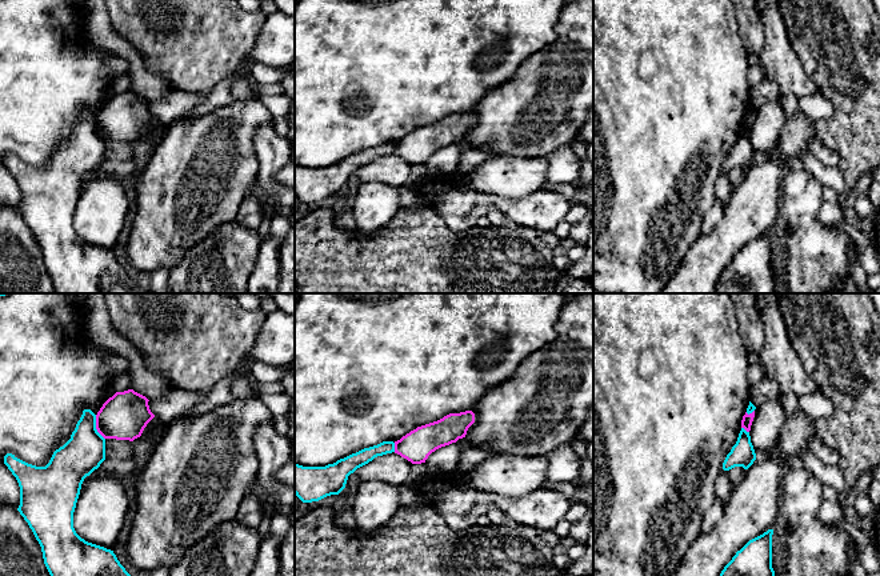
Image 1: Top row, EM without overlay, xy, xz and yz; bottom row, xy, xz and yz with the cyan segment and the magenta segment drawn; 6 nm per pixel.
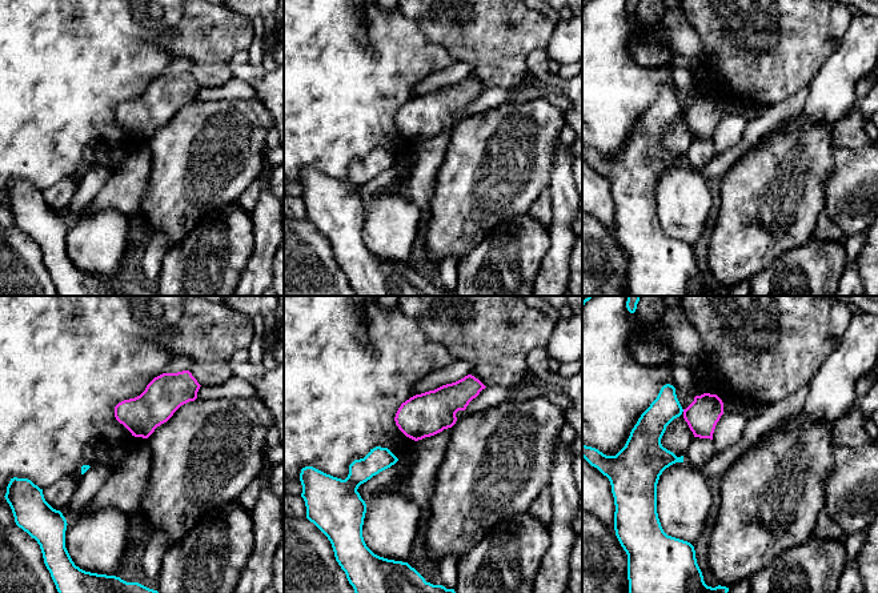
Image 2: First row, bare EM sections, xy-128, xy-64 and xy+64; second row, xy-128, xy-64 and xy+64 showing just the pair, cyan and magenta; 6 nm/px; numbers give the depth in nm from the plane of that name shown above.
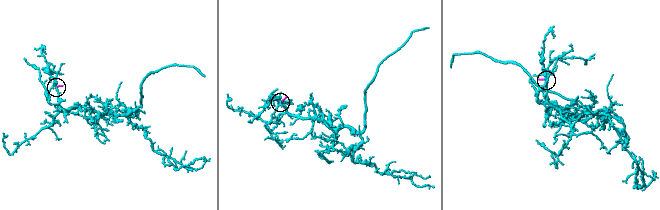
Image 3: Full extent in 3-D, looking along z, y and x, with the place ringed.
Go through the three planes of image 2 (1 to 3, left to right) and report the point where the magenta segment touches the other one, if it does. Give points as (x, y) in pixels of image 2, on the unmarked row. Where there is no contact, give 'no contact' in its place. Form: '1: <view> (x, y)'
1: no contact
2: no contact
3: no contact

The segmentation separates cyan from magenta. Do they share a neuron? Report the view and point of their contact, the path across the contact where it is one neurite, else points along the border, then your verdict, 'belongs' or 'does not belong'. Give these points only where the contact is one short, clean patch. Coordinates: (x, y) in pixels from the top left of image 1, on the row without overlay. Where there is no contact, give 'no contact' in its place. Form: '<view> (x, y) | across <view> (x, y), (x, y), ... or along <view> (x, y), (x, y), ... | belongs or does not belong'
xy (95, 128) | along xy (95, 116), (95, 130), (104, 140) | does not belong

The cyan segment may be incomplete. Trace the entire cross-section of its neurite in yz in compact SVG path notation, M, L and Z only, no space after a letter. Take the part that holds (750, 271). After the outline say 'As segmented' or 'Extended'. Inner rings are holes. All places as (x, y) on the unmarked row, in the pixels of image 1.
M768 231L749 241L721 272L715 293L776 293Z. As segmented

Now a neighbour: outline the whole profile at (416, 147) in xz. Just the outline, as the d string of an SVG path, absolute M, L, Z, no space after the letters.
M472 112L449 115L437 123L417 128L395 143L395 155L412 165L425 164L436 151L465 139L473 124L475 115Z

